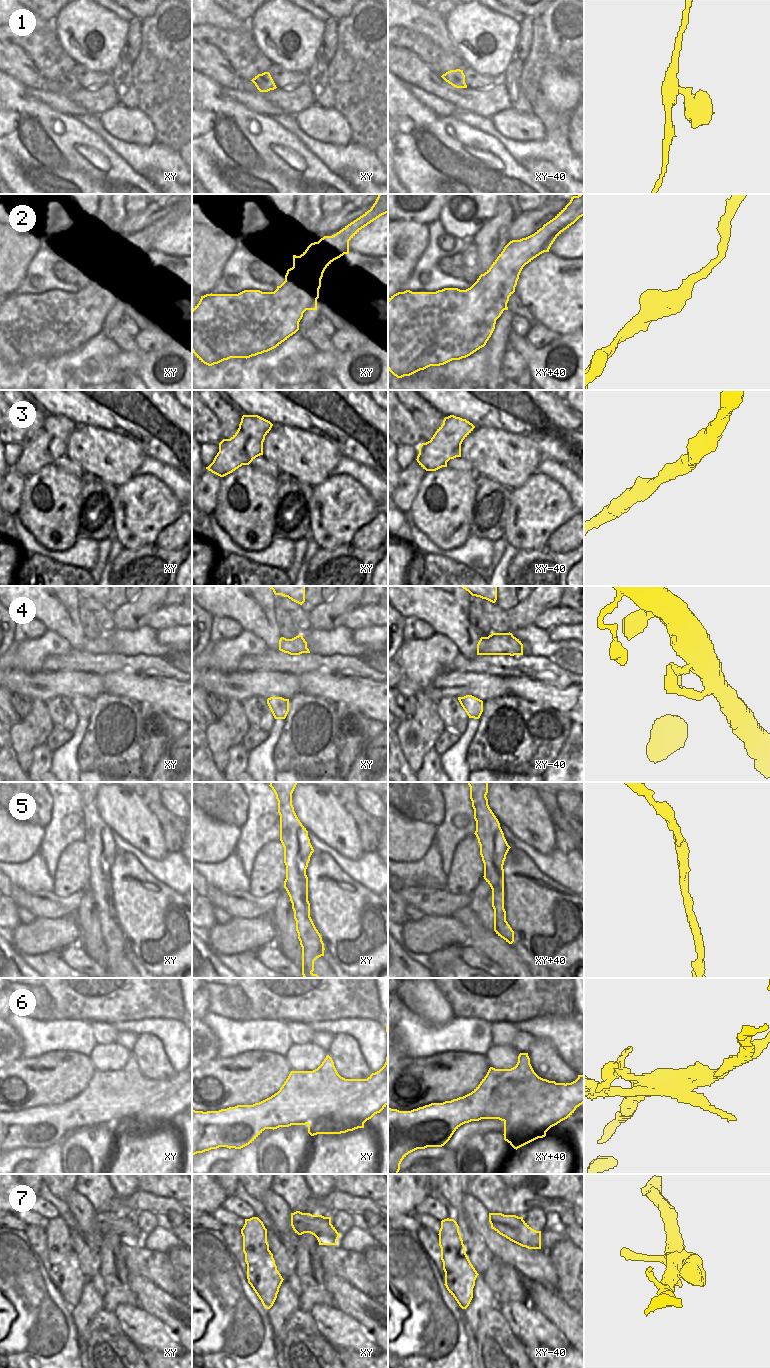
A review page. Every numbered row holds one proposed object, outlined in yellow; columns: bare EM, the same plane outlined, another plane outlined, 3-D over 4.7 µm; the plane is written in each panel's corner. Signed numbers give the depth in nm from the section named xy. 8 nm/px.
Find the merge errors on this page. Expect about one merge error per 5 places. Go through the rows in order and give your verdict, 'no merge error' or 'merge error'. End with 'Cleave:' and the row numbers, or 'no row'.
1: no merge error
2: no merge error
3: no merge error
4: no merge error
5: no merge error
6: merge error
7: no merge error
Cleave: 6

